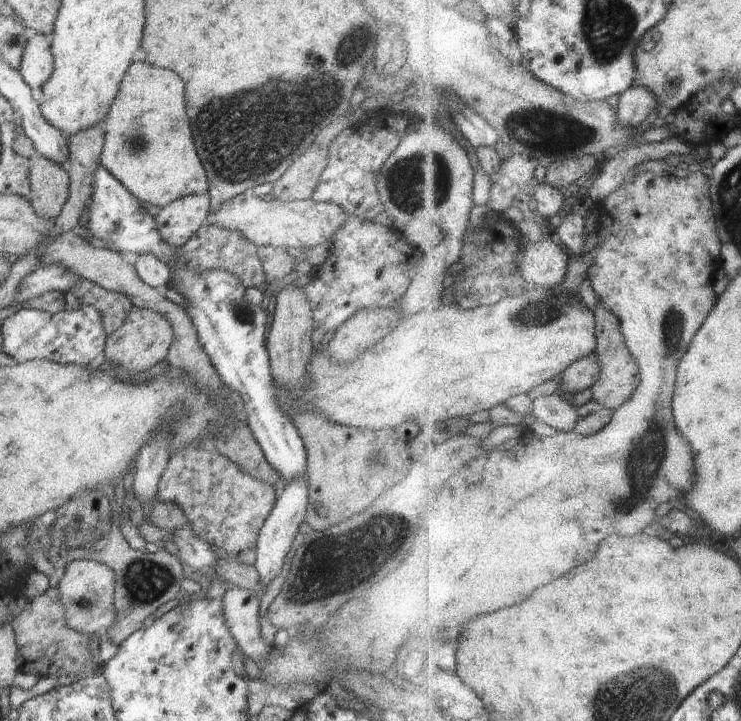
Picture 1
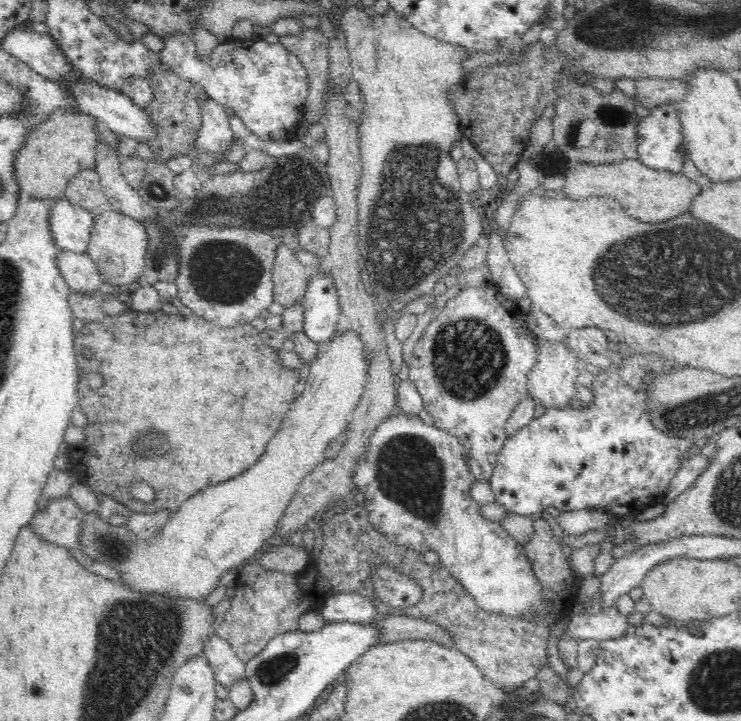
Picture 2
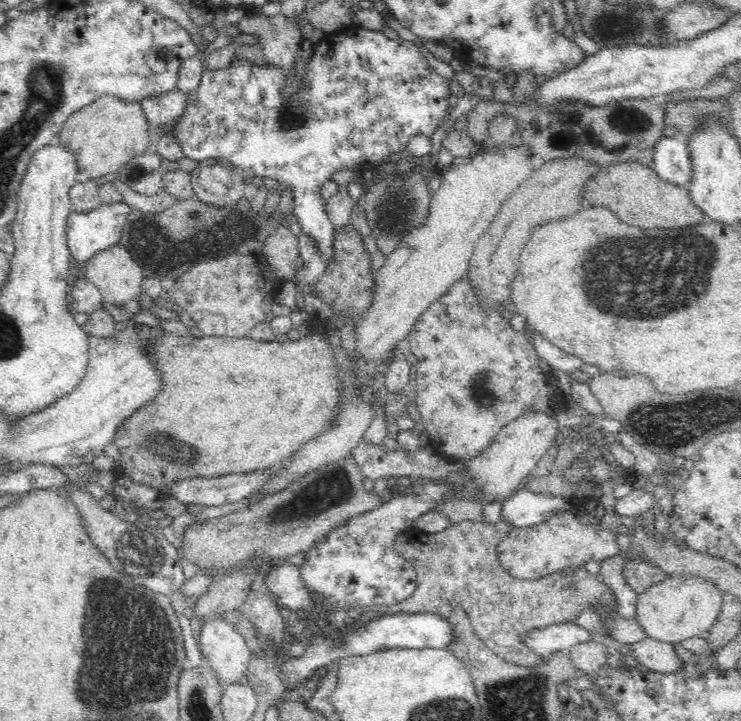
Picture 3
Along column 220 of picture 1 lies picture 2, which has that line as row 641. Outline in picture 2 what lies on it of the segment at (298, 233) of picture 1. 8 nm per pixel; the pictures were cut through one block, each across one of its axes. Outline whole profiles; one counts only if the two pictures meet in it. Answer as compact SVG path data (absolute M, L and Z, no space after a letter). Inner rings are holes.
M216 634L204 643L203 655L214 671L218 698L228 699L230 687L245 677L245 664L238 659L231 644Z

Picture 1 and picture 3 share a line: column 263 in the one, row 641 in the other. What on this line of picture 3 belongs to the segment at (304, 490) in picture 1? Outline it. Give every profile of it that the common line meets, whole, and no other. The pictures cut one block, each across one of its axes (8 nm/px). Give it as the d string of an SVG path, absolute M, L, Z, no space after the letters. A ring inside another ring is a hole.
M564 621L550 626L530 630L524 636L524 643L541 658L541 662L546 664L550 662L550 657L558 651L567 651L575 644L591 640L591 634L588 629Z

